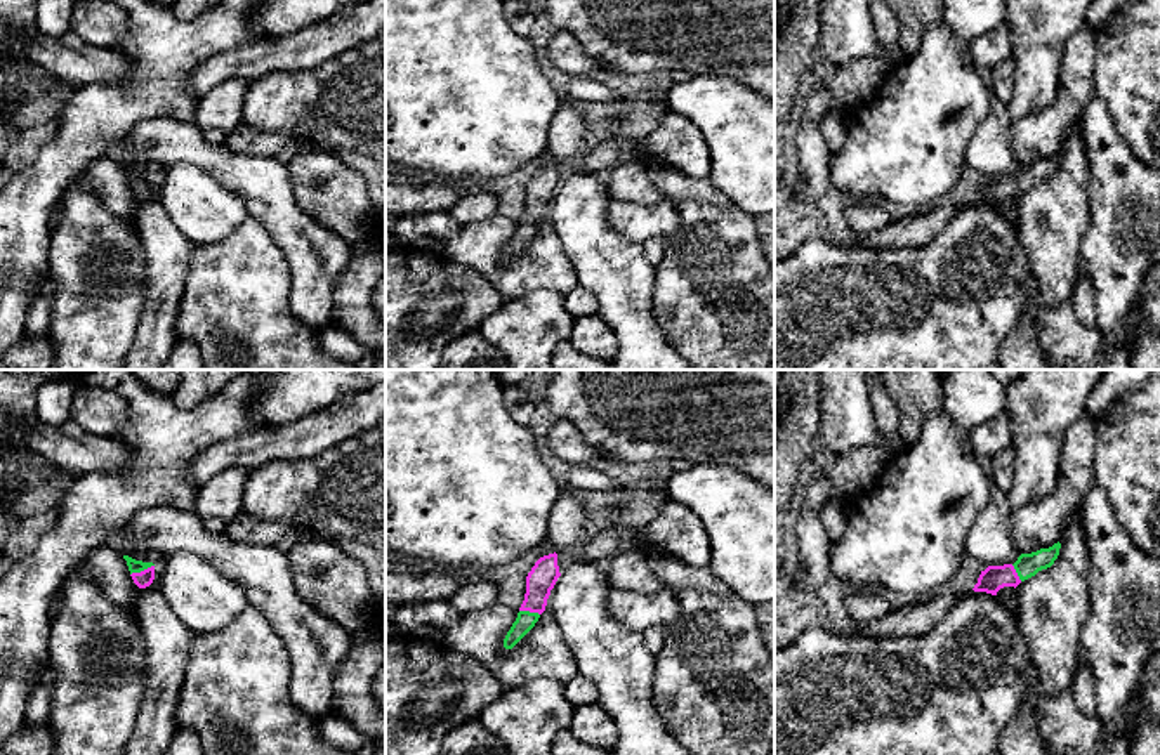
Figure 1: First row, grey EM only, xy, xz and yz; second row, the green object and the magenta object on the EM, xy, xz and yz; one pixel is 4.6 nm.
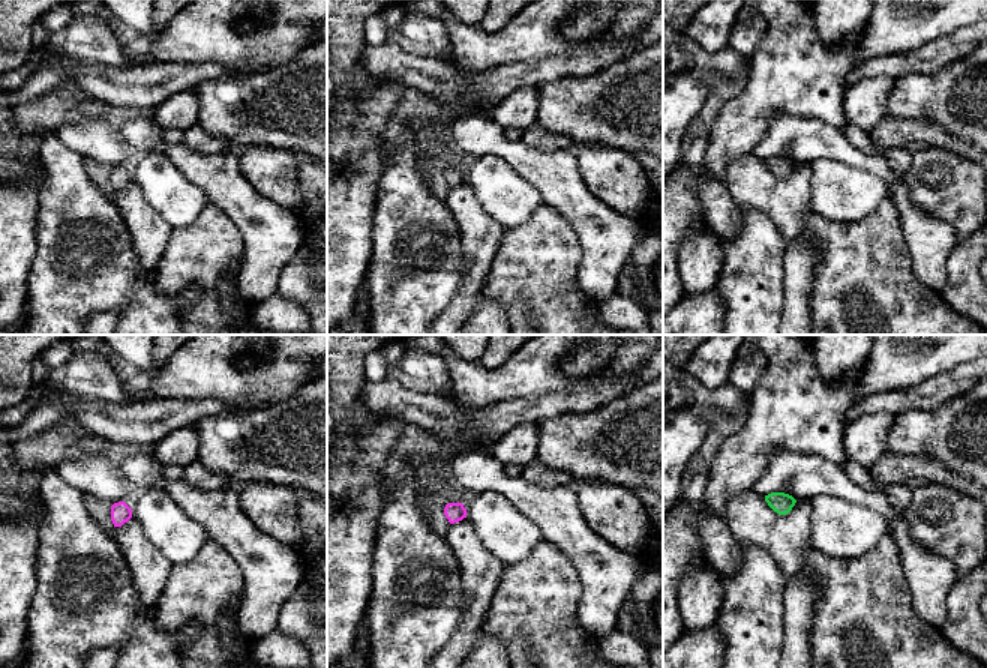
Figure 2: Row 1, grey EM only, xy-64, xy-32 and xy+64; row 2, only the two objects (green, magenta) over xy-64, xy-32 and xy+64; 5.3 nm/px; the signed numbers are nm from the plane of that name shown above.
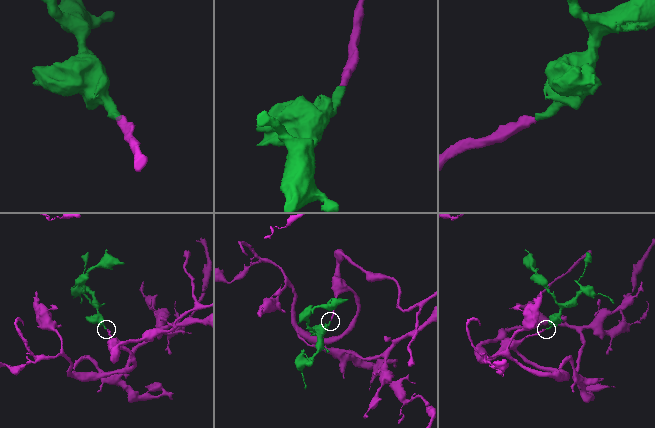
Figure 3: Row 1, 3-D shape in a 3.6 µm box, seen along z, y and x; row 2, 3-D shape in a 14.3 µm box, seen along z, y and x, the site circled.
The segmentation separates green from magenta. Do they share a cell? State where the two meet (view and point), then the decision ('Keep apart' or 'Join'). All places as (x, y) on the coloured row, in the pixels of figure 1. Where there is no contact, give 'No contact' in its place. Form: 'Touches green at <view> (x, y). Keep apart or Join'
Touches green at xy (141, 570). Join

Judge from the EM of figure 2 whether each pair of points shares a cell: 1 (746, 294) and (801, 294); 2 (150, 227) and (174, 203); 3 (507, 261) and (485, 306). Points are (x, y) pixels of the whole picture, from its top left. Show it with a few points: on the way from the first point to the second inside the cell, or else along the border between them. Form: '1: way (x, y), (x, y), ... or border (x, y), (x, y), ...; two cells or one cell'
1: border (785, 258), (785, 302), (779, 318); two cells
2: border (140, 188), (144, 198), (173, 228); two cells
3: border (482, 291), (503, 306), (507, 318); two cells

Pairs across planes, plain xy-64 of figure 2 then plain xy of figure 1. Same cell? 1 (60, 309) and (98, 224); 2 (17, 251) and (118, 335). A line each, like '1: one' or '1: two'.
1: one
2: two

